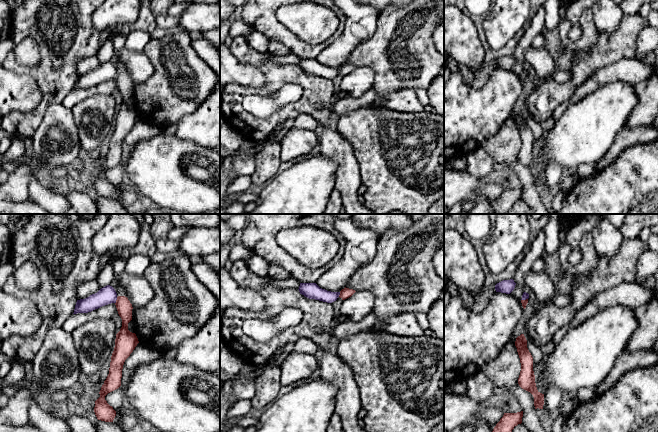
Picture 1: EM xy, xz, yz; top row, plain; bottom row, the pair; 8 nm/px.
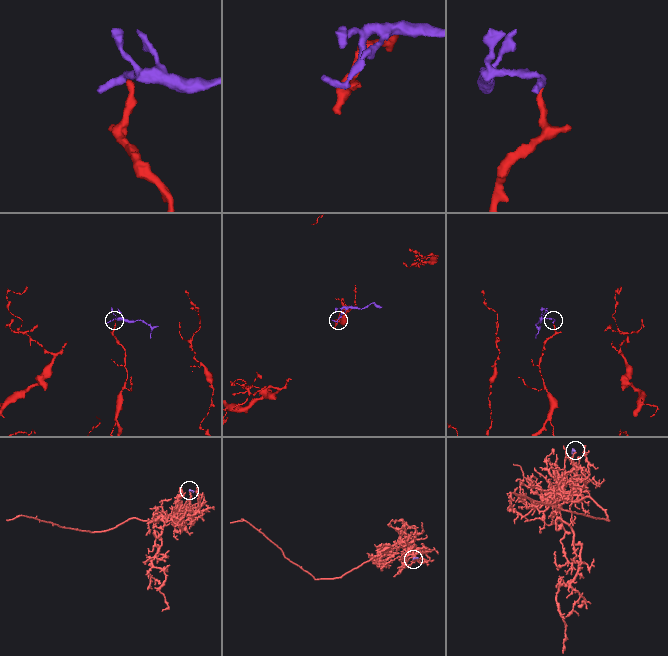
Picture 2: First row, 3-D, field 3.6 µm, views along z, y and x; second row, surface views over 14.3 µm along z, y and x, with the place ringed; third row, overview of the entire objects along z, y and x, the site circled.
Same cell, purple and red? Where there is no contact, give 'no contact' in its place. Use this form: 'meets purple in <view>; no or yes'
meets purple in xy; no

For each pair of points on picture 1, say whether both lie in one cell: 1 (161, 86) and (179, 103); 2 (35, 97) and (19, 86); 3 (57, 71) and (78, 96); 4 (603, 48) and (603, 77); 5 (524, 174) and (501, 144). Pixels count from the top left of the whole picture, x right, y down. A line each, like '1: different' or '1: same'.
1: same
2: same
3: different
4: different
5: same

